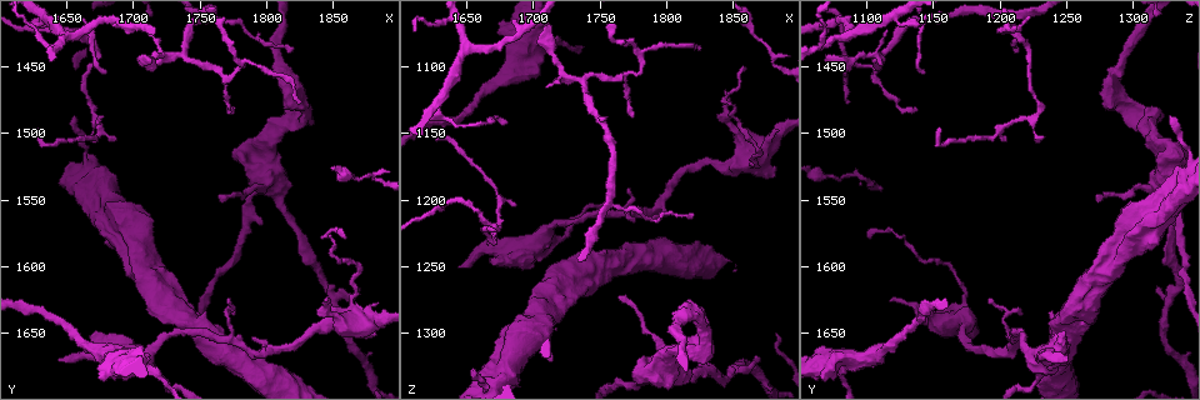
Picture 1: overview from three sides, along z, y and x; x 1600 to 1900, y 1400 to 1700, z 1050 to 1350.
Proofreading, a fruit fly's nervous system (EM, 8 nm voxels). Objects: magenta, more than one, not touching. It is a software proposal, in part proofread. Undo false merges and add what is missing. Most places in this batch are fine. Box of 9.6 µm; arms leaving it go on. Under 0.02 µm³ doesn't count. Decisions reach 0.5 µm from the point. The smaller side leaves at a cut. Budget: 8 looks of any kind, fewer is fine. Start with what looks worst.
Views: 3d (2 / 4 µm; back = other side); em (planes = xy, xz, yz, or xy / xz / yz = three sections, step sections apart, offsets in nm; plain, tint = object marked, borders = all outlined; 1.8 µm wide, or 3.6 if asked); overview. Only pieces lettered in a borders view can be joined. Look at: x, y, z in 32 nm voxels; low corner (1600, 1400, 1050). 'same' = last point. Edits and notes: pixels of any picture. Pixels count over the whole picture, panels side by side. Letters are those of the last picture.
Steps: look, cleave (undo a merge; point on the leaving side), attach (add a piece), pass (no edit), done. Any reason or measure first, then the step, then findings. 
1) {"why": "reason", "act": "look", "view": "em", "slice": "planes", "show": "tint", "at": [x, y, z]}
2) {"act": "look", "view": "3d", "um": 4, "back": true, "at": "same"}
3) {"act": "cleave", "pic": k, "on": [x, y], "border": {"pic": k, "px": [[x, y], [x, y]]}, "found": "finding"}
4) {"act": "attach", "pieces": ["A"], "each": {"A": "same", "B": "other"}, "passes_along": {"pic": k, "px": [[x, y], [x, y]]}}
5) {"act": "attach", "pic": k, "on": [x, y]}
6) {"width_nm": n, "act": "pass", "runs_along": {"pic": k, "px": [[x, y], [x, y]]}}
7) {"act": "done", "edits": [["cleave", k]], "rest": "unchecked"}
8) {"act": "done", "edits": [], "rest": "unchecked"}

{"why": "three-way junction", "act": "look", "view": "3d", "um": 2, "at": [1734, 1442, 1110]}

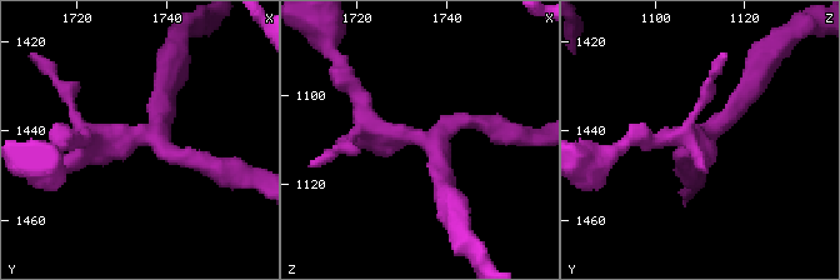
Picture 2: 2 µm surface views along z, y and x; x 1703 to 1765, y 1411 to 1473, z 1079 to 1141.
{"act": "look", "view": "em", "slice": "planes", "show": "tint", "at": [1734, 1441, 1109]}

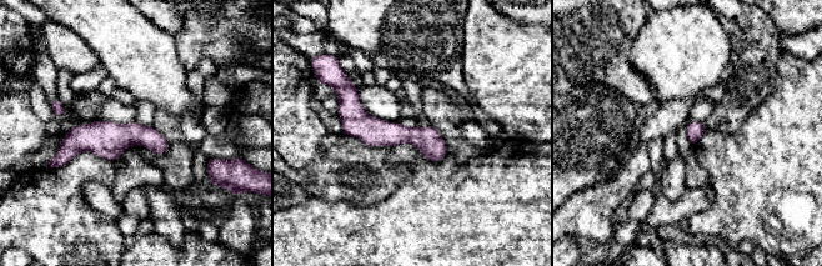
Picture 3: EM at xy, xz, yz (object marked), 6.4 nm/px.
{"why": "see the neighbours", "act": "look", "view": "em", "slice": "planes", "show": "borders", "at": "same"}

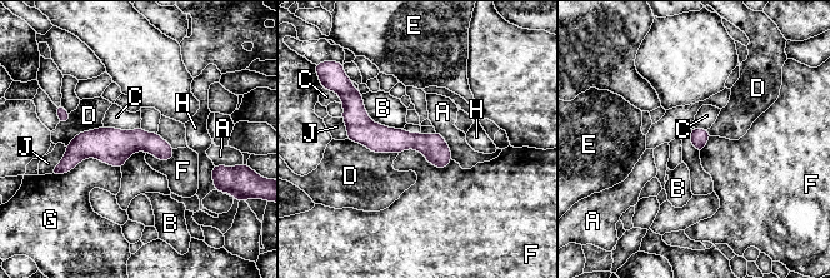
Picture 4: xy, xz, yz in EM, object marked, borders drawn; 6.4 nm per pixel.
{"act": "pass", "each": {"A": "other", "B": "other", "C": "other", "D": "other", "E": "other", "F": "other", "G": "other", "H": "other", "J": "other"}, "border": {"pic": 4, "px": [[399, 153], [451, 160]]}, "found": "all the same cell"}

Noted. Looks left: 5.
{"why": "an open end", "act": "look", "view": "em", "slice": "planes", "show": "plain", "at": [1668, 1650, 1248]}

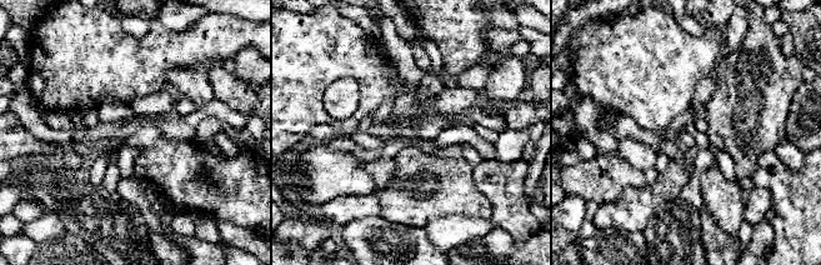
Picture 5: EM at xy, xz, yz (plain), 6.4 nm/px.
{"act": "look", "view": "em", "slice": "planes", "show": "tint", "at": "same"}

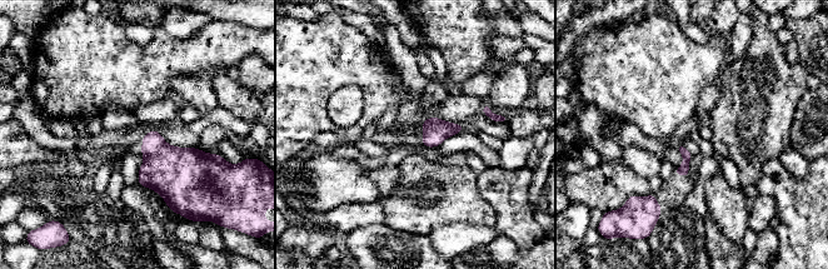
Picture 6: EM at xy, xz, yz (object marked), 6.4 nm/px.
{"act": "look", "view": "em", "slice": "planes", "show": "borders", "at": "same"}

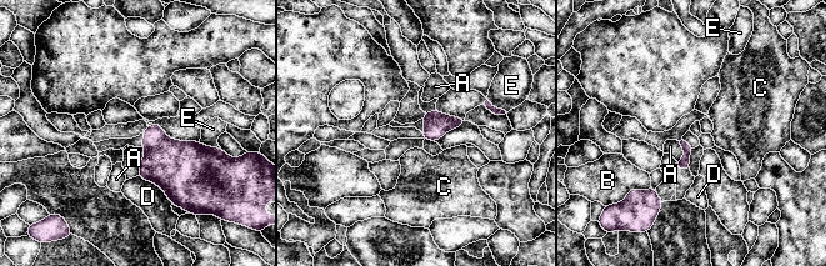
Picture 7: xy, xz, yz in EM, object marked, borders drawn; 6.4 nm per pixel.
{"act": "pass", "each": {"A": "other", "B": "other", "C": "other", "D": "other", "E": "other"}, "border": {"pic": 7, "px": [[675, 140], [682, 150], [679, 161]]}, "found": "none of them fits"}

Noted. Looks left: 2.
{"why": "sharp bend", "act": "look", "view": "em", "slice": "xz", "step": 4, "show": "tint", "at": [1856, 1638, 1174]}

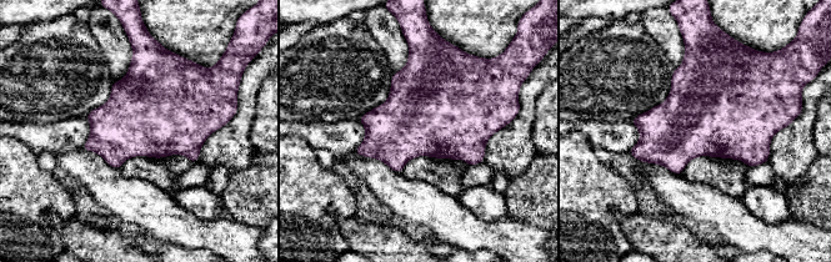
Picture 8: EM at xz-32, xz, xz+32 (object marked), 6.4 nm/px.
{"why": "another direction", "act": "look", "view": "em", "slice": "planes", "show": "borders", "at": "same"}

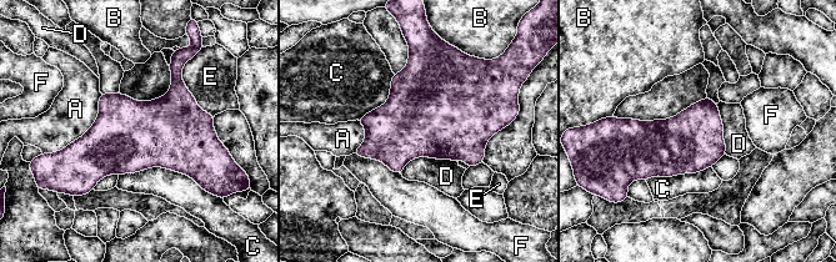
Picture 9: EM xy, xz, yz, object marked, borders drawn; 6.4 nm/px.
{"act": "pass", "each": {"A": "other", "B": "other", "C": "other", "D": "other", "E": "other", "F": "other"}, "found": "all the same cell"}

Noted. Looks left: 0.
{"act": "done", "edits": [], "rest": "unchecked"}

